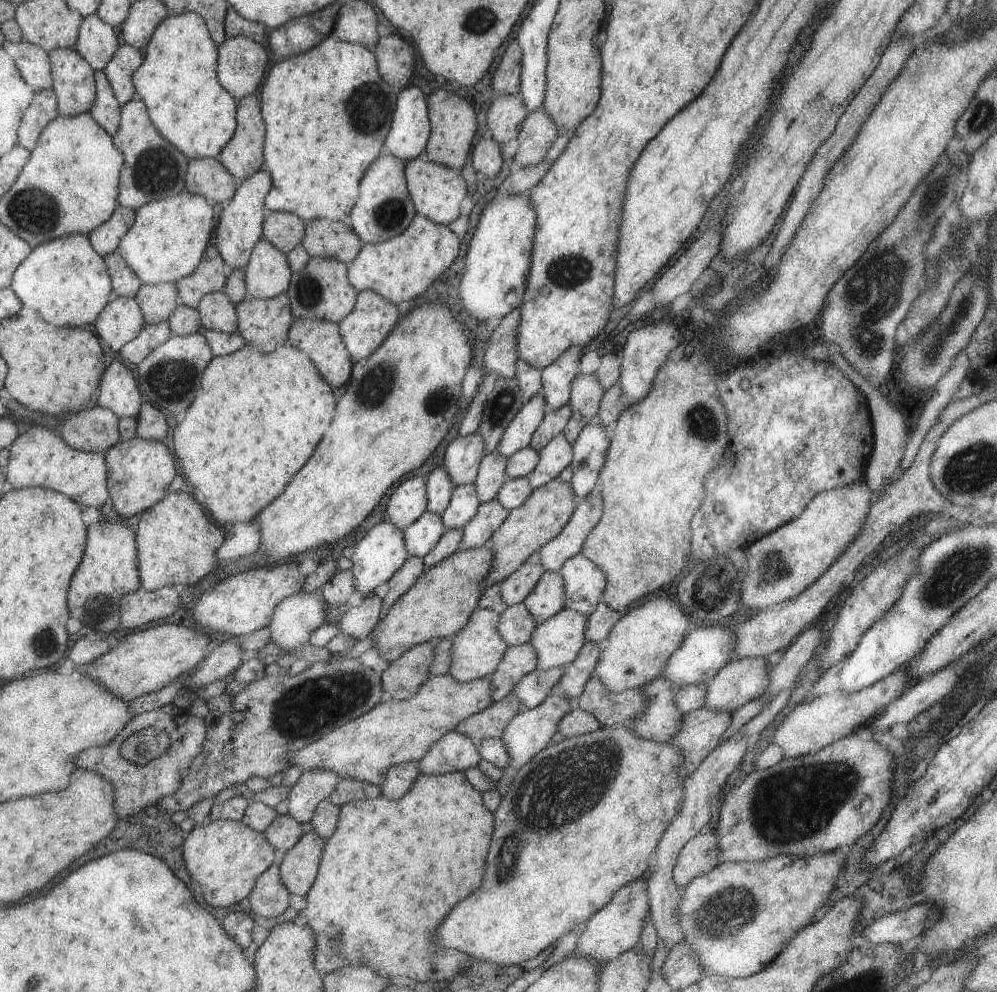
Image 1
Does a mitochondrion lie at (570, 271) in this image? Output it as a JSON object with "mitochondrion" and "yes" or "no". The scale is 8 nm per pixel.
{"mitochondrion":"yes"}

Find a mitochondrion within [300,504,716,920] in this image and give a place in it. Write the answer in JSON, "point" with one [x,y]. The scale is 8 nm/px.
{"point":[578,778]}

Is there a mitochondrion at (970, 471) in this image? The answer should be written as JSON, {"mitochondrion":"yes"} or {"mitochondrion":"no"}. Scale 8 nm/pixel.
{"mitochondrion":"yes"}

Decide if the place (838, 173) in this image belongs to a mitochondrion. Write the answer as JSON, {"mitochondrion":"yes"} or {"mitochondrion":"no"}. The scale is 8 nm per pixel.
{"mitochondrion":"yes"}

